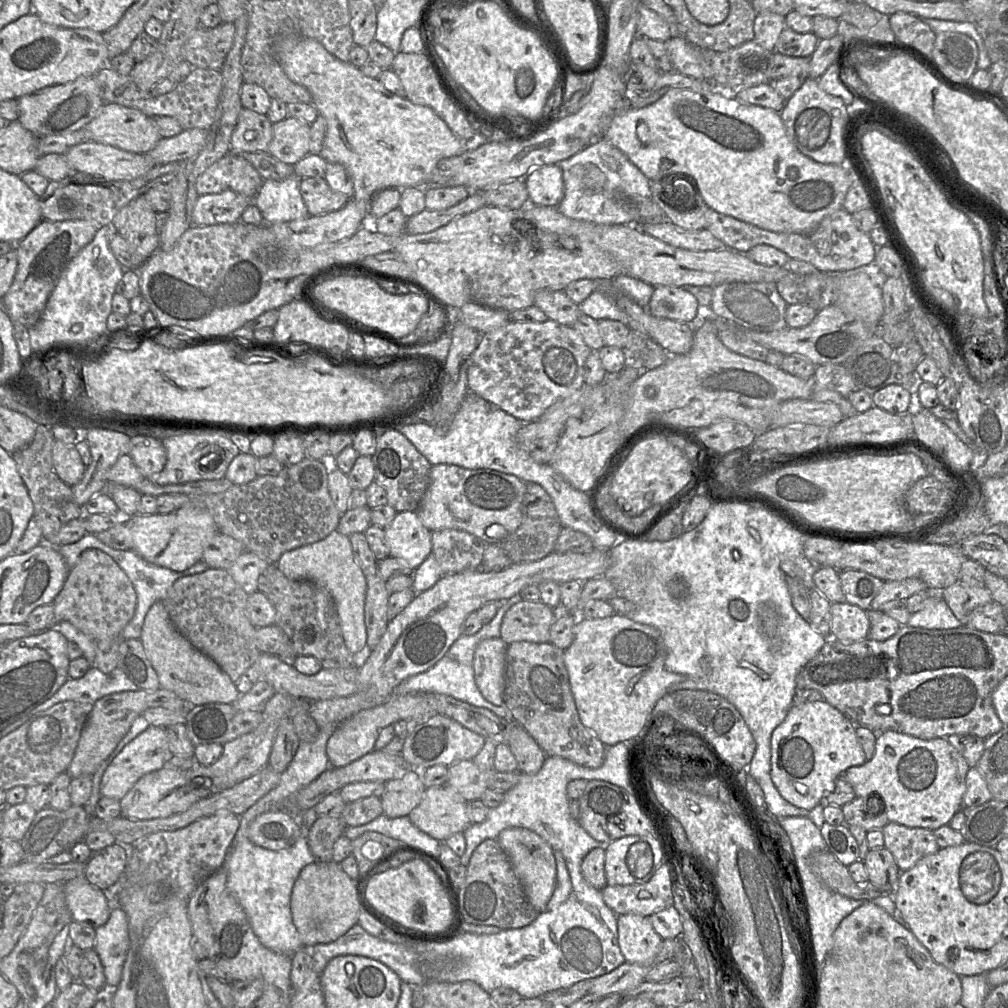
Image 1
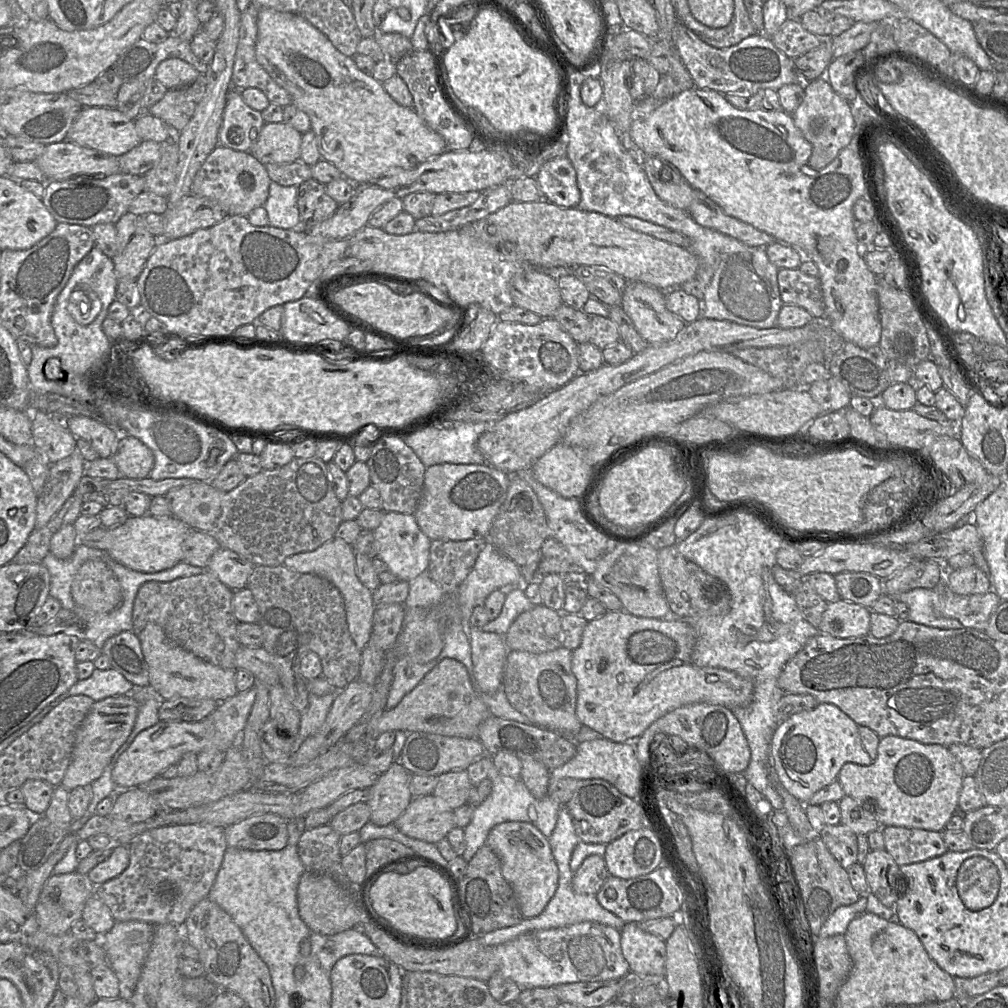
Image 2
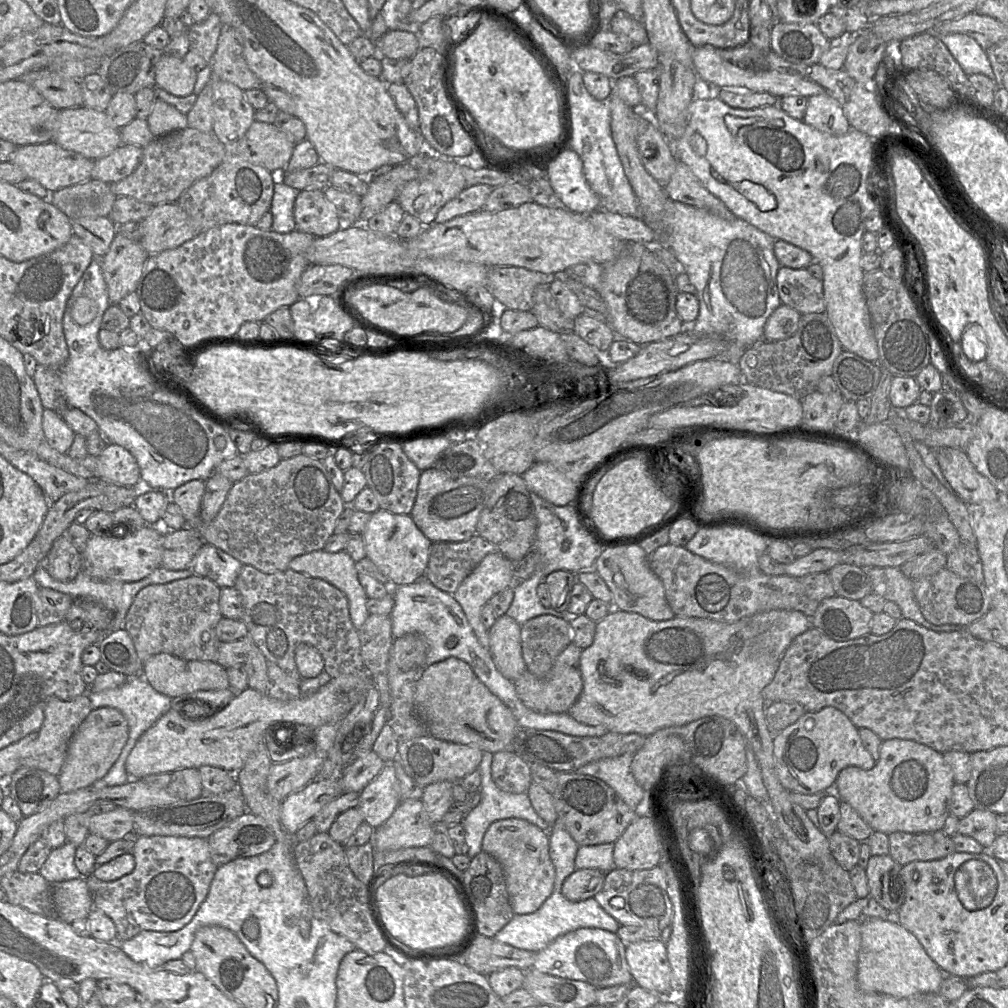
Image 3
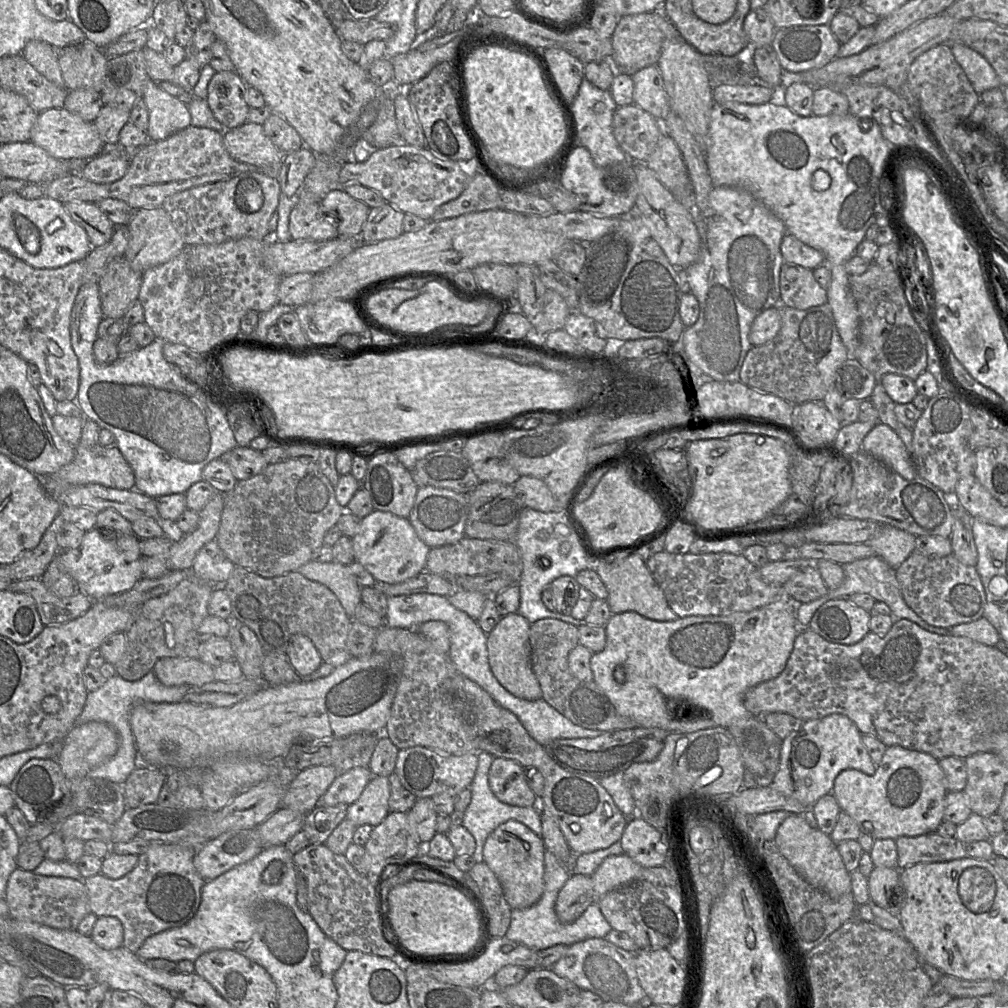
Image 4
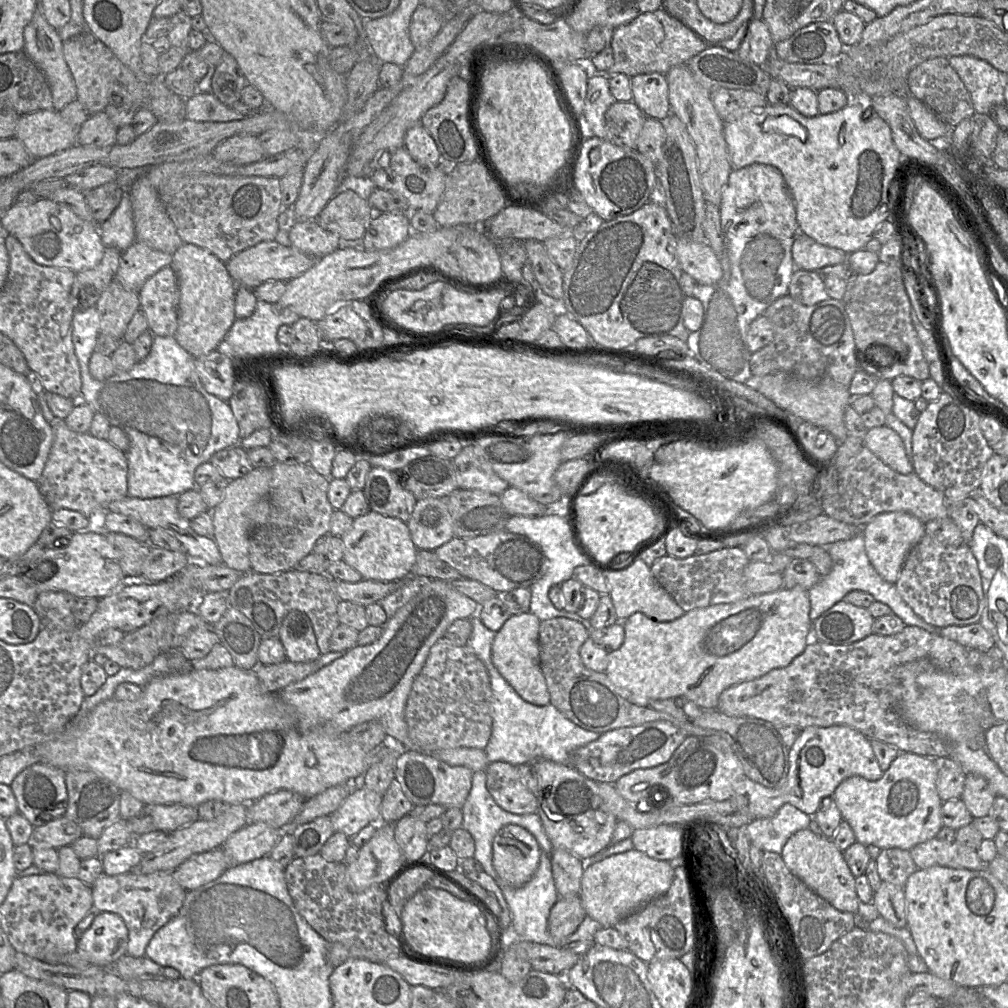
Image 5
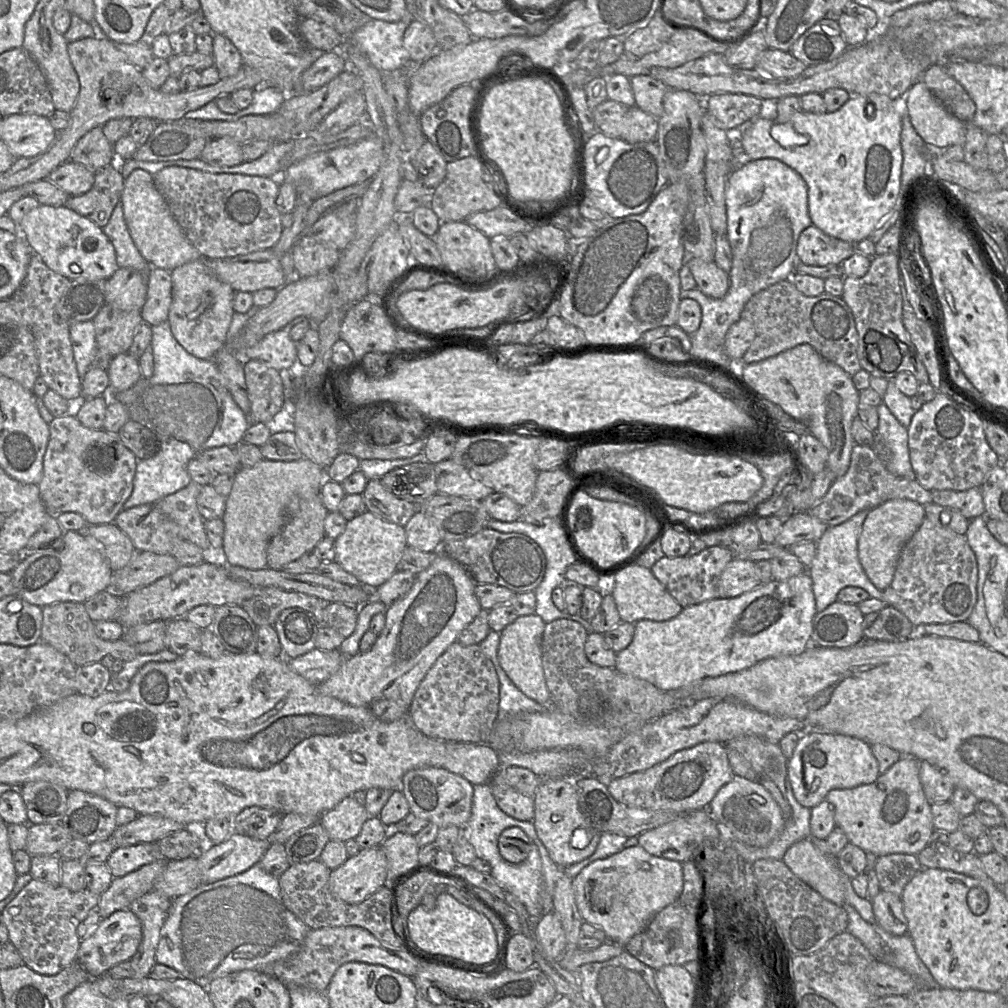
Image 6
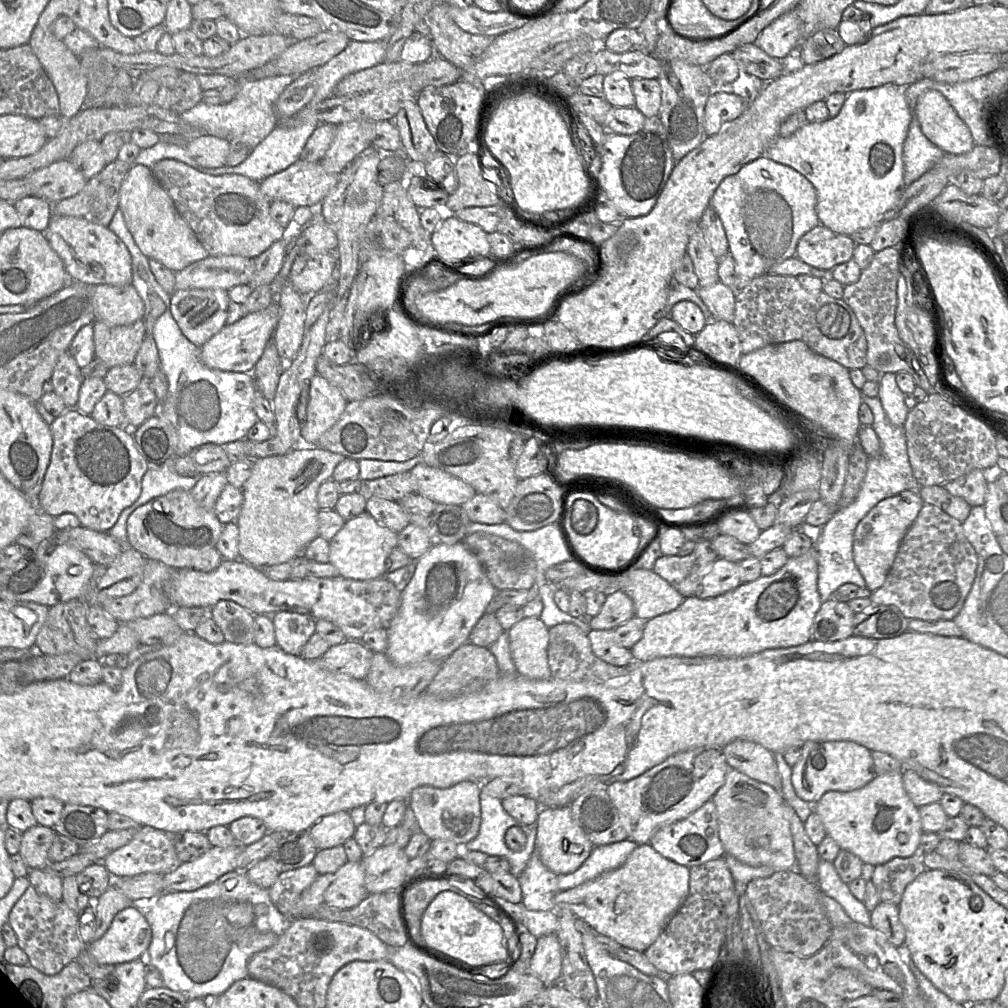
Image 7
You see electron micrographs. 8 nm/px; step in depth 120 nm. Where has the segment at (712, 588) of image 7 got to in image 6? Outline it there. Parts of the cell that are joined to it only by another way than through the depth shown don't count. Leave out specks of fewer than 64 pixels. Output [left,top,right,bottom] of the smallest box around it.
[716,559,761,598]

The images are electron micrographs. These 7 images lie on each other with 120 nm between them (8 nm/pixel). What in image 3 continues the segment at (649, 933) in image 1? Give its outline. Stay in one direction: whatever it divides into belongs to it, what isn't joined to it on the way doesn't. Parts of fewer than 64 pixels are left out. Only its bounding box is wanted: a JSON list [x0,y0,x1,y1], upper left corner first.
[625,938,670,994]

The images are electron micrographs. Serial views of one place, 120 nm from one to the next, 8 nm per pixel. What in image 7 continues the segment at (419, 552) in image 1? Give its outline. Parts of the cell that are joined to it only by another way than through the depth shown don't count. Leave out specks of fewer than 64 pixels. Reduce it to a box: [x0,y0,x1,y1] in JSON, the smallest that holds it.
[329,512,398,580]

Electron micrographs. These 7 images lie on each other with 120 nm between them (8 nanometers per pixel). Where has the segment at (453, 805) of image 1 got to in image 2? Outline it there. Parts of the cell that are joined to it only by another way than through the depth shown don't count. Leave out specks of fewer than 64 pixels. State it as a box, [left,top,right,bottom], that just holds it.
[394,794,456,844]

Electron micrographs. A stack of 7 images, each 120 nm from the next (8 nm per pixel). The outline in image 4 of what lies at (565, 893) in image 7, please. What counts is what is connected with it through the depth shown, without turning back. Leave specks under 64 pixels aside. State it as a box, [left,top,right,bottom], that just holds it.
[590,854,643,903]

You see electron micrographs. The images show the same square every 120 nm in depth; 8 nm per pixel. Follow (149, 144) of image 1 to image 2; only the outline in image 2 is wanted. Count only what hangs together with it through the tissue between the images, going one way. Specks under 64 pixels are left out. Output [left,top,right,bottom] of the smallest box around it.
[67,107,142,157]

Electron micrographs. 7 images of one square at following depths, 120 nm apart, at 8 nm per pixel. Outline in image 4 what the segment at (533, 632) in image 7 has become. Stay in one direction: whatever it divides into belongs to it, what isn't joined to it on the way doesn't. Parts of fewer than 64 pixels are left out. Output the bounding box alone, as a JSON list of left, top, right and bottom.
[487,612,542,700]

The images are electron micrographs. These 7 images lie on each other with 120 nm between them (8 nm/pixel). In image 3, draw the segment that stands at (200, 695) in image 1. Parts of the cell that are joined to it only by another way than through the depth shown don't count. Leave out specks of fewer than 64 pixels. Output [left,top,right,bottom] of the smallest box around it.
[143,653,230,698]

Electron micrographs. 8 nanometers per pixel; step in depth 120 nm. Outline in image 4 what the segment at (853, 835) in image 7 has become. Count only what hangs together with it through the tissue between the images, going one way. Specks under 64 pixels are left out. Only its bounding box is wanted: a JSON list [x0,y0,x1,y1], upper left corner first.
[832,746,948,839]

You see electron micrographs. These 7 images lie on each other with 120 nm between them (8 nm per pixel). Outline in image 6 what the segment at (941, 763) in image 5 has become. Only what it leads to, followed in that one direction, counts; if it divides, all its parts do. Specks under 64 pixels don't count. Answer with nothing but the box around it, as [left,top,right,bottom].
[920,761,955,805]

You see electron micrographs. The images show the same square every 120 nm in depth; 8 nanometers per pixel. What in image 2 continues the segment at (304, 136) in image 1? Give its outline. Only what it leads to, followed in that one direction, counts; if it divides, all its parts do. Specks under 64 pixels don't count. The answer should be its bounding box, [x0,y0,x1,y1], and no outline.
[249,123,302,165]

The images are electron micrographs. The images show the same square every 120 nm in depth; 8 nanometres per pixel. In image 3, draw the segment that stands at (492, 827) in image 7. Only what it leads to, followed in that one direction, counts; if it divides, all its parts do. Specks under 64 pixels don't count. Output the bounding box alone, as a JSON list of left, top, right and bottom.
[461,751,550,859]

